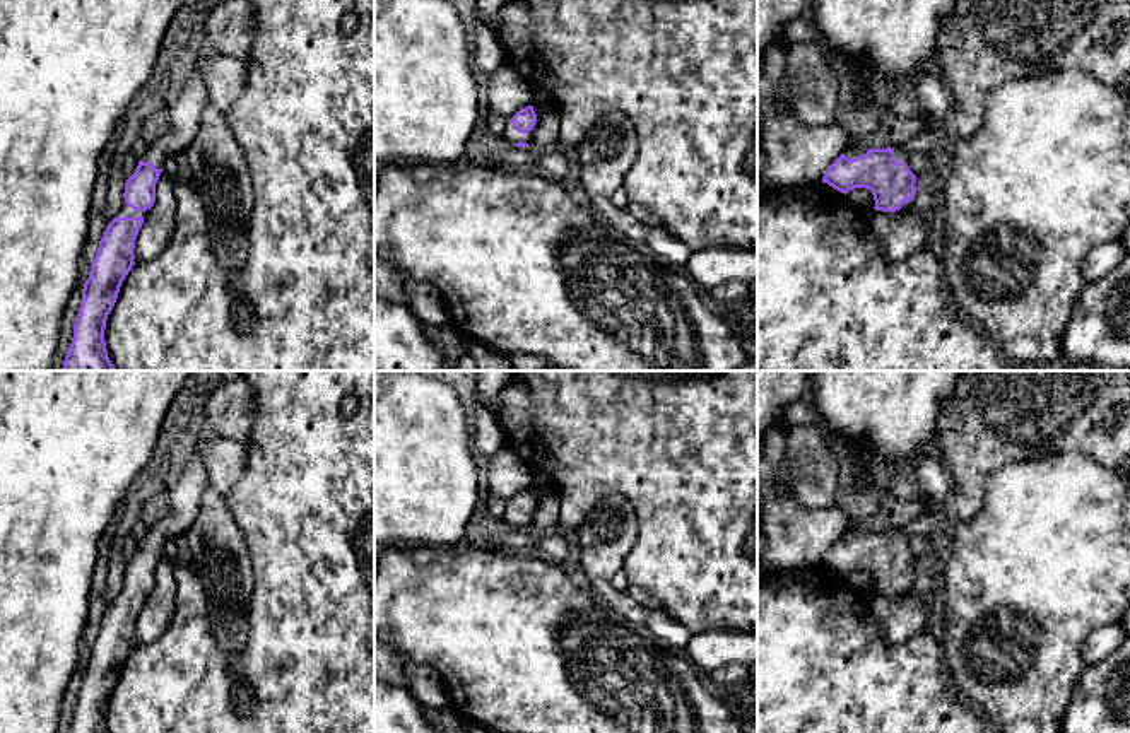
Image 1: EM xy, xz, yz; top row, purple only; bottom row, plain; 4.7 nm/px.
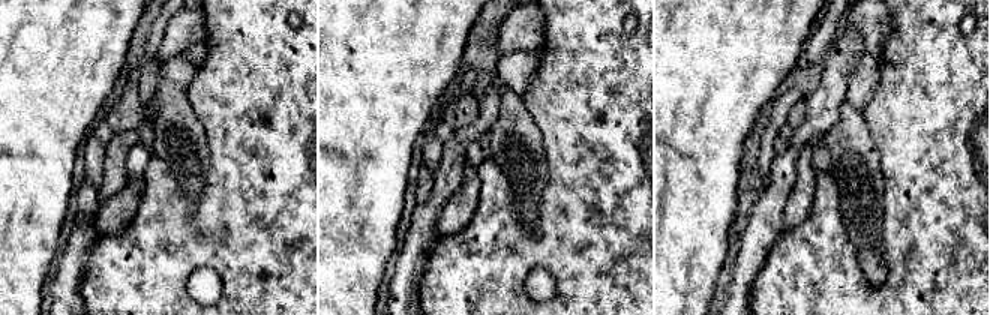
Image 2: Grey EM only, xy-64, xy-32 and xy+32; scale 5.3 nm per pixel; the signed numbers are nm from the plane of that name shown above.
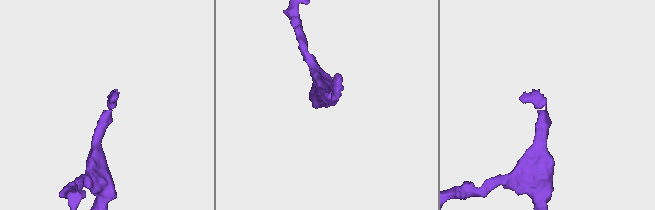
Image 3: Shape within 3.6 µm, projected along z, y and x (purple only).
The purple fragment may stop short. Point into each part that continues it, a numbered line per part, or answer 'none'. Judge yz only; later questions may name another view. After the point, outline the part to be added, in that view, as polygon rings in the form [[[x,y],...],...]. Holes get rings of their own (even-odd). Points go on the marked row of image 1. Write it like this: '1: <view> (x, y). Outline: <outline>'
1: yz (852, 151). Outline: [[[848,140],[848,145],[846,145],[846,149],[843,150],[843,154],[845,154],[848,159],[855,159],[855,157],[858,157],[858,155],[865,155],[867,150],[858,145],[858,140]]]

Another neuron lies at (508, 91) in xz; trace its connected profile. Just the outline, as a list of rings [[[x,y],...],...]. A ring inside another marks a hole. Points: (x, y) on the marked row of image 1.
[[[504,63],[489,73],[487,104],[489,111],[508,118],[533,104],[533,89],[513,67]]]

